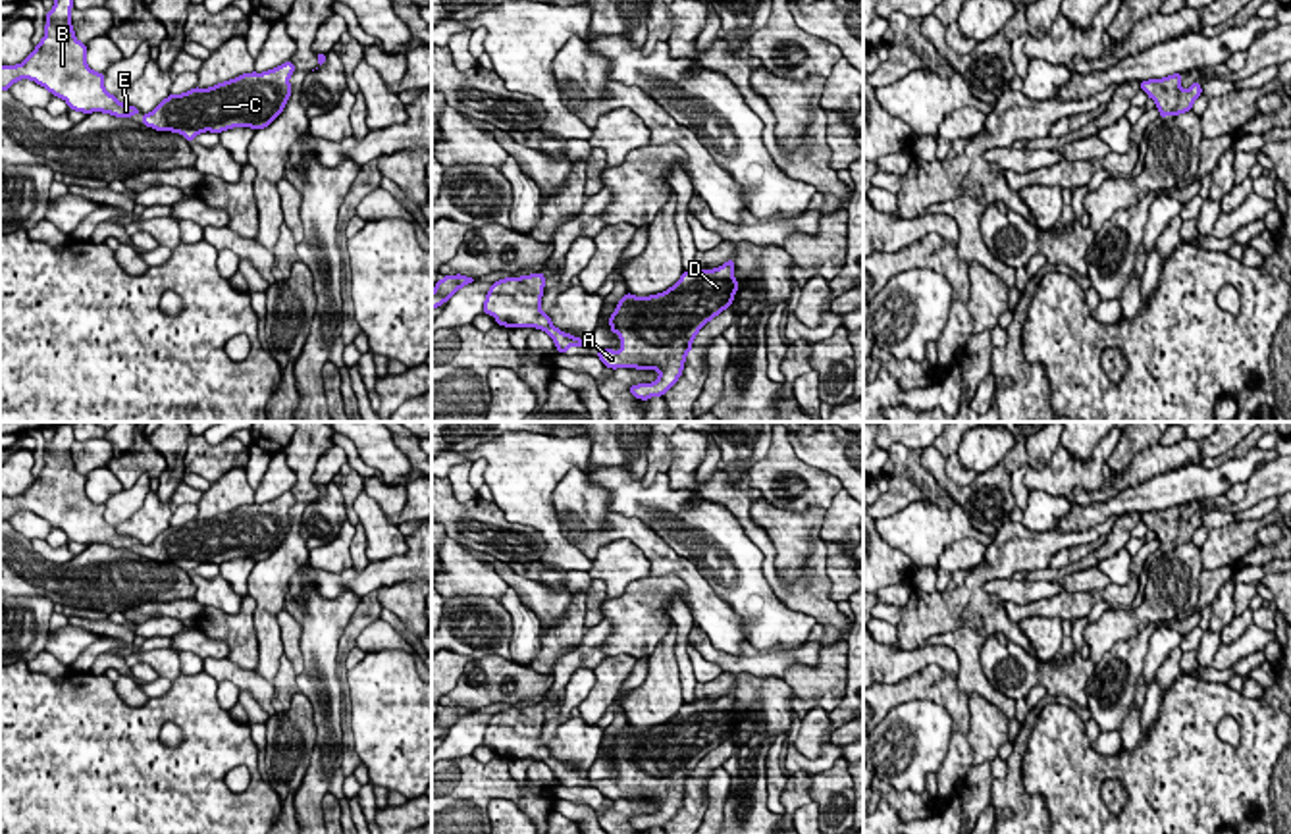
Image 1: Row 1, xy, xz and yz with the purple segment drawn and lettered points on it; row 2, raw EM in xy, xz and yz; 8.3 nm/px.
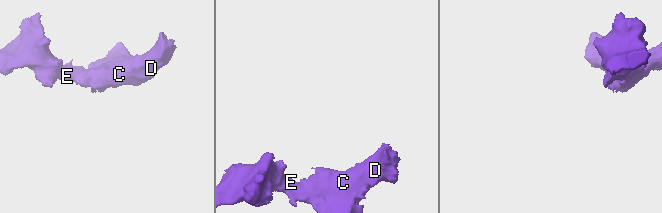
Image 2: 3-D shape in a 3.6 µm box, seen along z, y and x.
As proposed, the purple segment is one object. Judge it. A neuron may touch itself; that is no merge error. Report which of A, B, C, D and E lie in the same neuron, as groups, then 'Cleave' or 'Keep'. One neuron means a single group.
Groups: A B C D E. Keep

